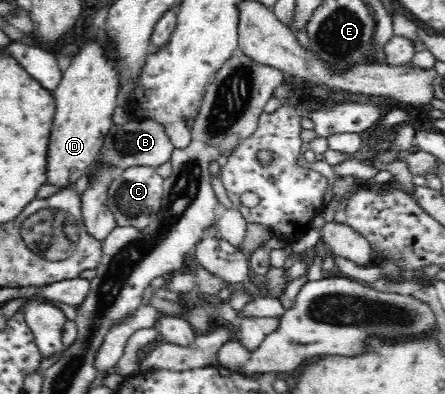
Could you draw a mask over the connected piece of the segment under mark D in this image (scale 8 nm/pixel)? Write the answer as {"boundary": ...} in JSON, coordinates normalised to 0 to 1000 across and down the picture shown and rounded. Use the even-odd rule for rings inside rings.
{"boundary":[[[202,112],[160,152],[160,162],[139,183],[135,218],[121,228],[126,249],[126,294],[121,325],[112,345],[112,381],[103,401],[103,467],[126,477],[162,475],[171,459],[198,434],[200,424],[222,401],[234,371],[234,350],[247,335],[252,292],[265,269],[261,244],[267,234],[267,198],[254,173],[254,155],[234,142],[234,122],[220,112]]]}

